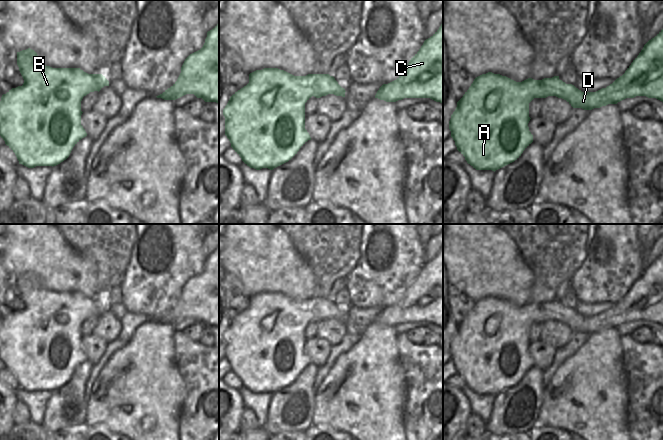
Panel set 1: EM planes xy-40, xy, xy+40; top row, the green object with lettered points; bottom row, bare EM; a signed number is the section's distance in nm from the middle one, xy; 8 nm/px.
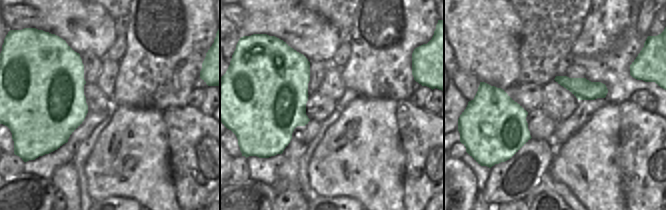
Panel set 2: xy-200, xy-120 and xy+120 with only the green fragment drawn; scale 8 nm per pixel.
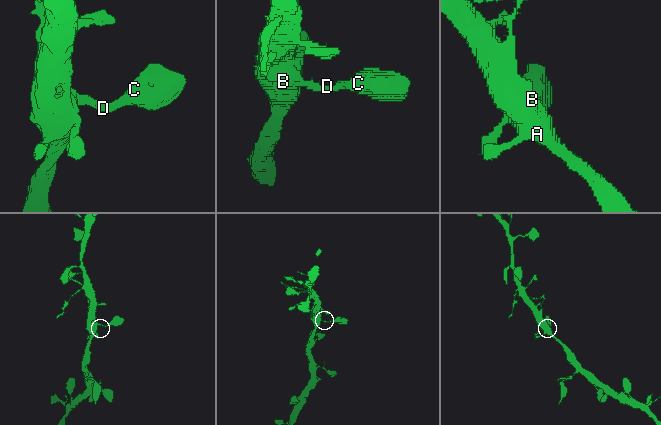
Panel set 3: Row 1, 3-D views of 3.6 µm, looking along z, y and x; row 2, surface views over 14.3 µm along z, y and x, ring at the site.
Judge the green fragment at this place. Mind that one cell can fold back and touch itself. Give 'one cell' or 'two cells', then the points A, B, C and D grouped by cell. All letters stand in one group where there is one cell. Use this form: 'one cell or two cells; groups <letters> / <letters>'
one cell; groups A B C D

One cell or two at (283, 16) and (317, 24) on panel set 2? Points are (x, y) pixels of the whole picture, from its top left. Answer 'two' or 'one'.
one

